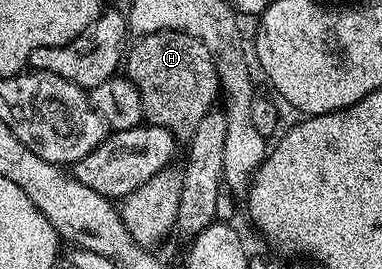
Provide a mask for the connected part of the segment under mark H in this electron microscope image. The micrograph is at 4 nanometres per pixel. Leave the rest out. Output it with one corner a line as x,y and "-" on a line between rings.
157,32
138,38
133,44
123,67
129,70
127,78
139,89
145,119
154,127
166,127
175,137
192,136
219,99
216,59
198,39
183,32

